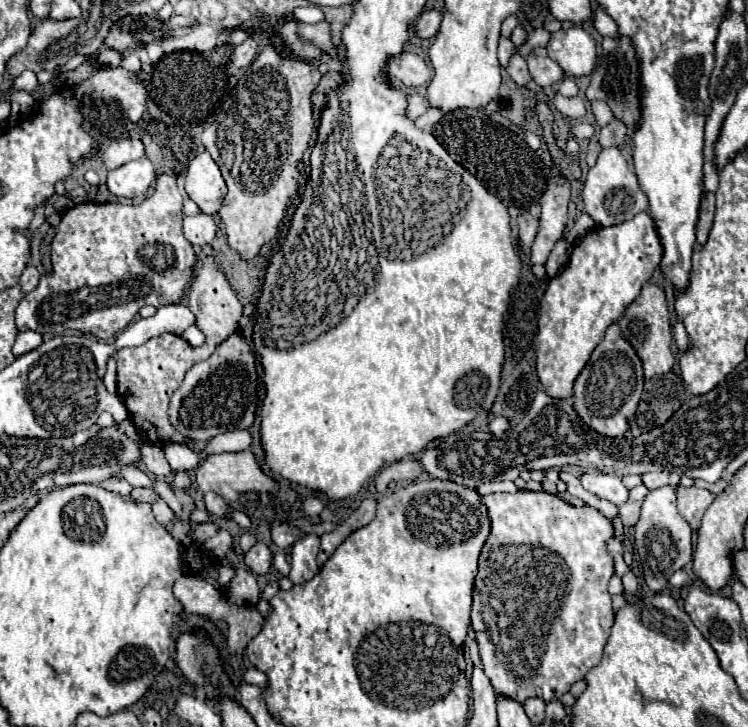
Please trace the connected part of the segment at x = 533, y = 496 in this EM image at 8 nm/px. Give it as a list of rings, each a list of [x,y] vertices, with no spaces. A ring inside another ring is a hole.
[[[517,491],[517,493],[493,493],[481,497],[483,505],[487,507],[489,519],[491,519],[491,533],[483,545],[481,557],[479,557],[479,571],[475,577],[475,589],[473,589],[473,611],[471,611],[471,623],[477,633],[479,653],[483,661],[483,669],[487,677],[491,679],[491,685],[495,693],[507,695],[523,703],[529,697],[541,697],[543,701],[559,699],[563,697],[571,685],[587,675],[589,669],[593,669],[601,657],[603,649],[607,645],[607,637],[611,635],[611,625],[615,621],[615,615],[611,611],[611,595],[607,593],[609,579],[613,577],[613,555],[607,551],[607,543],[613,537],[613,525],[611,521],[599,513],[593,507],[575,507],[561,497],[547,493],[547,491]]]

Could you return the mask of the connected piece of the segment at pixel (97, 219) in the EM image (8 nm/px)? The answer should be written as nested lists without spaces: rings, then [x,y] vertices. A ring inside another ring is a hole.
[[[161,173],[157,177],[157,185],[153,195],[145,197],[141,203],[125,205],[125,203],[79,203],[67,209],[57,227],[57,235],[51,241],[51,259],[53,259],[53,275],[41,275],[41,281],[35,291],[25,295],[15,311],[15,323],[19,331],[37,331],[41,335],[53,333],[59,335],[63,331],[81,331],[91,333],[99,339],[109,339],[123,331],[129,321],[137,315],[137,311],[145,305],[163,307],[169,303],[177,303],[193,275],[195,253],[191,243],[185,239],[181,231],[183,199],[177,189],[175,177]]]

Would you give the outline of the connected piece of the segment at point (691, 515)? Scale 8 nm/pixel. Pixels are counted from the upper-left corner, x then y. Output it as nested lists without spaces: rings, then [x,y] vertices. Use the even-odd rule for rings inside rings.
[[[677,487],[677,507],[679,513],[689,521],[689,525],[693,529],[699,527],[701,517],[705,513],[705,509],[711,505],[711,501],[715,499],[715,495],[707,489],[699,489],[699,487]]]

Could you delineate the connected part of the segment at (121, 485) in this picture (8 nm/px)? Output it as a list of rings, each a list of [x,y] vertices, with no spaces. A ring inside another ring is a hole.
[[[111,477],[111,479],[105,479],[105,481],[101,481],[99,483],[103,489],[111,489],[111,493],[119,493],[119,495],[129,495],[131,493],[131,485],[125,481],[125,479],[121,479],[121,477]]]

